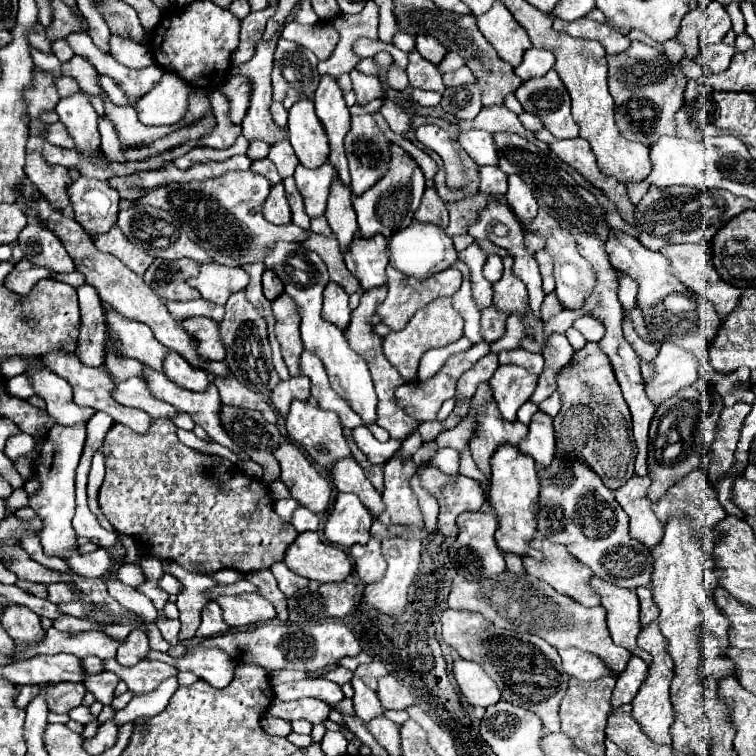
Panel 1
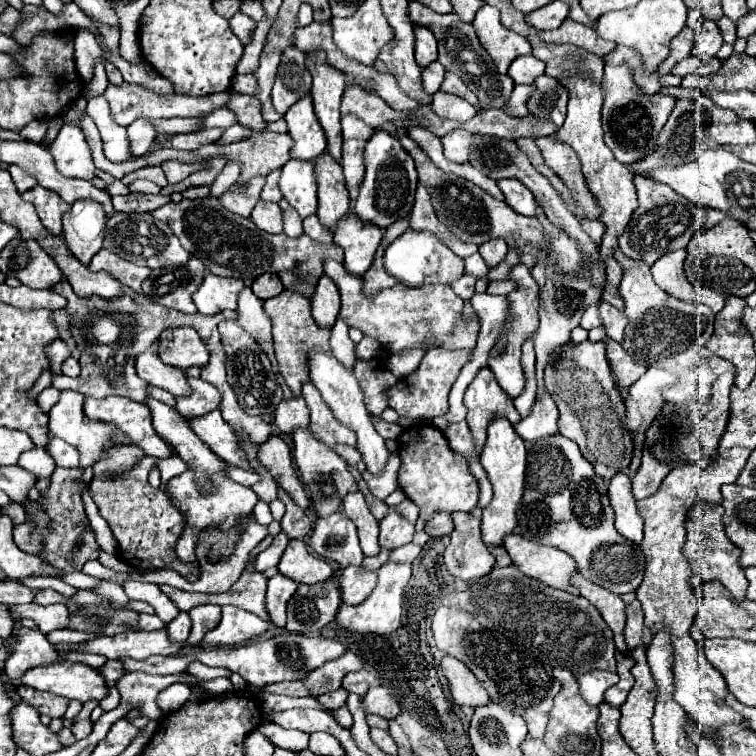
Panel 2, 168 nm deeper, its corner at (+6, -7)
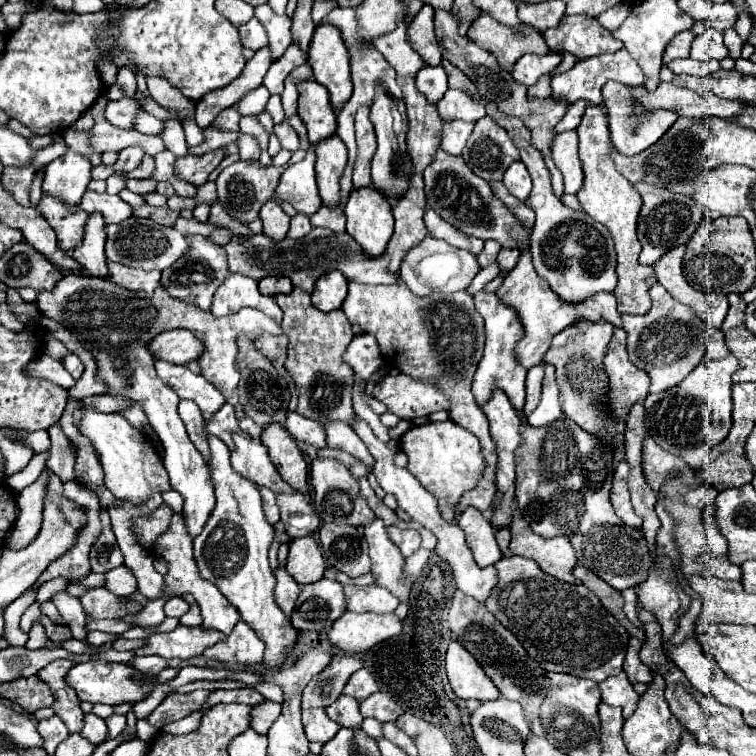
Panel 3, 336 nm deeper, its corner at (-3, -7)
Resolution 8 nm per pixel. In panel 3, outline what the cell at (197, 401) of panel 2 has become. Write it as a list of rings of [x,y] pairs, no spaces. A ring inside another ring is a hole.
[[[225,403],[209,419],[205,419],[205,431],[209,431],[211,435],[217,435],[223,443],[227,443],[227,447],[233,447],[233,439],[231,439],[231,433],[233,431],[243,433],[239,429],[239,425],[237,425],[235,411],[233,411],[233,407],[229,403]]]

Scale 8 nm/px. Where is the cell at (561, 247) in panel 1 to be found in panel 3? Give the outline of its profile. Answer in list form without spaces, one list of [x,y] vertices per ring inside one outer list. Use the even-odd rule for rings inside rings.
[[[437,149],[433,163],[425,169],[425,193],[427,193],[427,205],[439,213],[447,223],[455,225],[459,231],[467,235],[475,235],[483,241],[497,241],[501,247],[509,249],[527,249],[531,241],[531,227],[521,223],[511,211],[505,207],[505,203],[495,197],[489,183],[481,177],[477,177],[467,163],[461,157],[453,157],[445,153],[443,149]]]

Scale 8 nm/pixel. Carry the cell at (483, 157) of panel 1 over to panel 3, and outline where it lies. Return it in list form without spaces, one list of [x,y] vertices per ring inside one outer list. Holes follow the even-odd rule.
[[[465,121],[443,123],[443,135],[439,147],[449,155],[461,155],[471,131],[473,131],[473,123],[465,123]]]

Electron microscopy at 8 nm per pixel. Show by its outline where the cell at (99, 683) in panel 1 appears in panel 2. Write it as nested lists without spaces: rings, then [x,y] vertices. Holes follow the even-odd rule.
[[[86,701],[84,705],[82,705],[82,711],[74,717],[74,721],[72,721],[72,733],[74,733],[74,737],[76,739],[84,739],[90,731],[92,731],[92,721],[90,721],[90,713],[92,713],[92,709],[98,705],[98,701]]]

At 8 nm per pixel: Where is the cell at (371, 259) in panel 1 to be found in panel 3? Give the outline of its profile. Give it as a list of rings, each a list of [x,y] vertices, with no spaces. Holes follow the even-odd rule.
[[[365,187],[365,191],[353,191],[347,205],[345,205],[345,215],[347,215],[347,233],[363,247],[367,257],[381,257],[391,235],[393,235],[393,215],[391,215],[391,205],[373,191],[373,187]]]

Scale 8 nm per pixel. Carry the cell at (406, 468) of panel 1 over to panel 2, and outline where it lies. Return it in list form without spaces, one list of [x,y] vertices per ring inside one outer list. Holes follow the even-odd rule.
[[[390,507],[390,515],[380,521],[380,547],[396,549],[412,541],[414,525],[398,515],[396,507]]]

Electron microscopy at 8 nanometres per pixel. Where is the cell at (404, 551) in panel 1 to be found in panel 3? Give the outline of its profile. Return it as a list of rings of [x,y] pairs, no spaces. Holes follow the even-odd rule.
[[[347,611],[329,631],[329,641],[341,647],[347,653],[363,653],[385,641],[399,635],[403,629],[403,619],[395,613],[353,613]]]

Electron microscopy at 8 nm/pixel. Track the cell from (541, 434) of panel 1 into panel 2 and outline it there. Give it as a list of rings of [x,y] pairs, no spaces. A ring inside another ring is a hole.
[[[546,391],[542,399],[536,399],[536,403],[532,405],[530,415],[520,419],[514,425],[514,429],[524,441],[536,441],[540,437],[556,435],[558,433],[556,423],[558,423],[558,409],[556,409],[554,399]]]

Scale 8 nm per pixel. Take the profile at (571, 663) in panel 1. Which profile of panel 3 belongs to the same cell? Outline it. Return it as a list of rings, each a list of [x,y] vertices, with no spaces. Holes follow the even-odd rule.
[[[623,671],[619,675],[613,675],[601,681],[599,691],[601,691],[601,701],[607,705],[619,705],[623,709],[625,719],[633,715],[639,701],[639,693],[633,689],[633,685],[629,683]]]

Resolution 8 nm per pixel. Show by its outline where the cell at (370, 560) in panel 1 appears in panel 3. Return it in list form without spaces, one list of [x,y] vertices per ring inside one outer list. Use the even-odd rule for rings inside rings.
[[[345,585],[345,599],[347,609],[365,613],[389,613],[395,611],[399,605],[399,599],[385,587],[369,585],[369,587],[357,587],[357,585]]]

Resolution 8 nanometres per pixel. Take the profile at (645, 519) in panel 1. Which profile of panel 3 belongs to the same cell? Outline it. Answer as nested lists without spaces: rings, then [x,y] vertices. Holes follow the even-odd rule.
[[[621,461],[615,469],[615,475],[613,475],[613,489],[611,489],[611,503],[615,507],[615,513],[617,517],[629,525],[629,527],[635,527],[635,529],[641,529],[641,517],[633,511],[633,505],[631,505],[631,499],[629,499],[629,485],[627,485],[627,479],[629,479],[629,465],[625,461]]]

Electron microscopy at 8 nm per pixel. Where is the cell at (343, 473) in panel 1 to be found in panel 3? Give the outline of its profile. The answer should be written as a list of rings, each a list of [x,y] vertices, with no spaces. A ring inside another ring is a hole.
[[[375,517],[365,527],[365,541],[369,543],[369,557],[371,557],[371,571],[375,575],[375,583],[381,587],[387,587],[393,591],[393,595],[399,597],[399,601],[405,601],[409,597],[409,587],[403,585],[403,555],[399,549],[391,543],[383,519]]]

